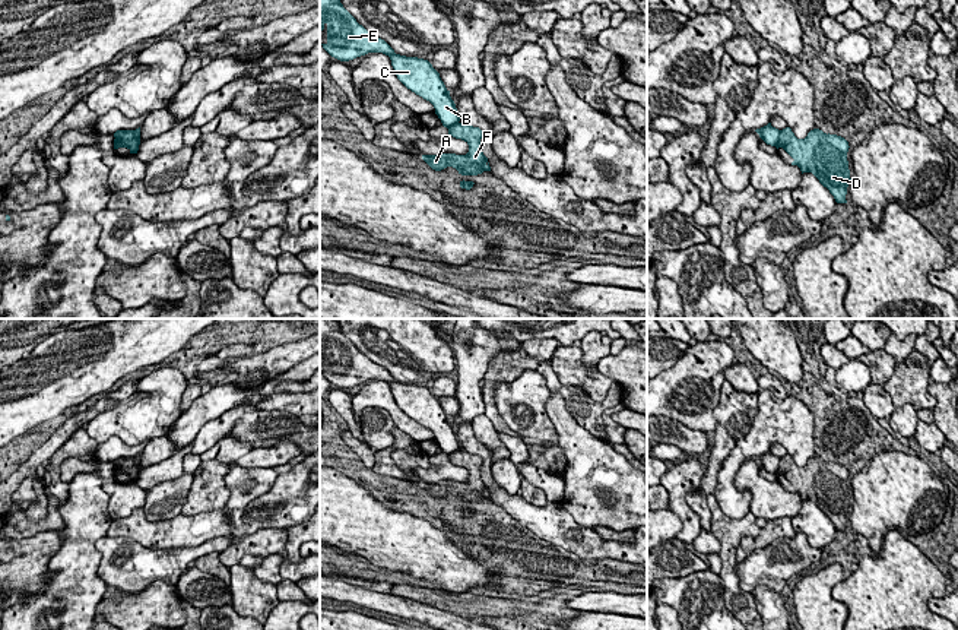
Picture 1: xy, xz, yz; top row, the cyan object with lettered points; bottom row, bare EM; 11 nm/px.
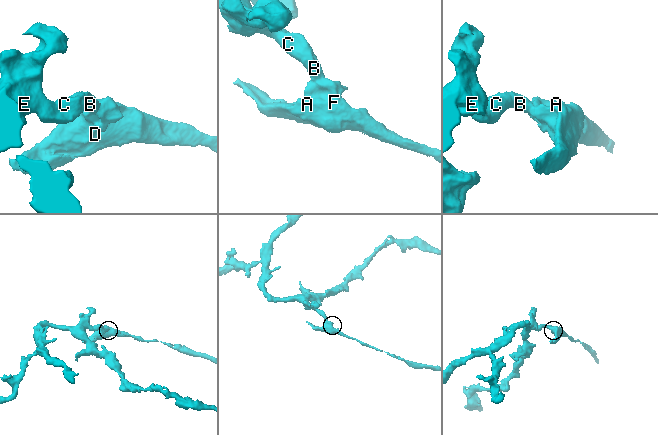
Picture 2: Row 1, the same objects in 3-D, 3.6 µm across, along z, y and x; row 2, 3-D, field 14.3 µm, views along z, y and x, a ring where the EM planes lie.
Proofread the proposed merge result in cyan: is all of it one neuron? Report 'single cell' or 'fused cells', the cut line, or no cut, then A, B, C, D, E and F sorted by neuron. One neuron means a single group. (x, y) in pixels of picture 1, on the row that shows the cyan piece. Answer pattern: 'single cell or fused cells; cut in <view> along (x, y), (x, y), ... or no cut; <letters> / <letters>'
fused cells; cut in yz along (780, 130), (779, 141), (774, 145); A D F / B C E

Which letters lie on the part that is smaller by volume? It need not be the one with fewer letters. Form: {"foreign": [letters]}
{"foreign": ["A", "D", "F"]}

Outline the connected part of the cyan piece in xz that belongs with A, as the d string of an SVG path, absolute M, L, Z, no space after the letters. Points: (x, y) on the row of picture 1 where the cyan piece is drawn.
M456 123L448 126L448 134L461 139L469 145L466 155L442 153L442 155L422 155L422 159L435 171L453 167L461 175L478 175L483 171L491 171L488 158L480 148L483 132L479 127Z

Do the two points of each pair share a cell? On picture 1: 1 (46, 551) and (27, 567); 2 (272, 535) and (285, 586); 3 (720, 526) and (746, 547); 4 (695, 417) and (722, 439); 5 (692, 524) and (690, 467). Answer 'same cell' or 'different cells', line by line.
1: same cell
2: different cells
3: different cells
4: different cells
5: same cell

